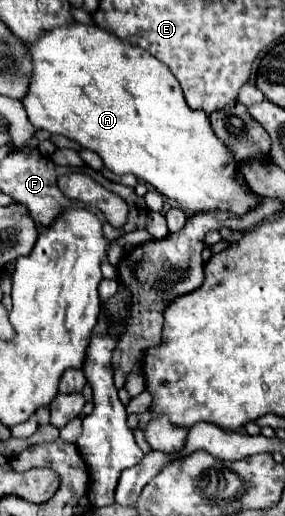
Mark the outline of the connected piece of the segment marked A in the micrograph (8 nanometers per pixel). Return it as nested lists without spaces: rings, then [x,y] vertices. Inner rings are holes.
[[[75,23],[67,25],[67,29],[43,33],[29,51],[33,55],[35,71],[23,105],[29,121],[37,129],[77,141],[83,149],[95,151],[115,175],[133,173],[139,181],[153,185],[163,197],[175,199],[191,213],[229,211],[241,217],[261,203],[259,195],[237,181],[237,161],[227,145],[213,133],[207,113],[189,109],[179,81],[145,49],[121,41],[101,27]]]

